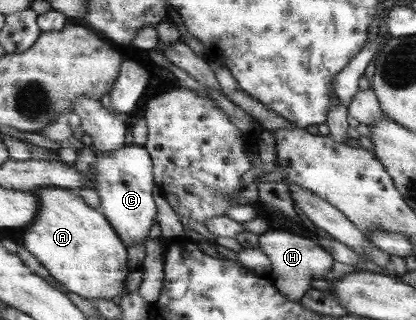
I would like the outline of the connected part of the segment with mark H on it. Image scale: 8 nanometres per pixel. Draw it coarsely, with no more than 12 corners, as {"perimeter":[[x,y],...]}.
{"perimeter":[[268,230],[258,248],[292,300],[334,261],[310,234]]}

